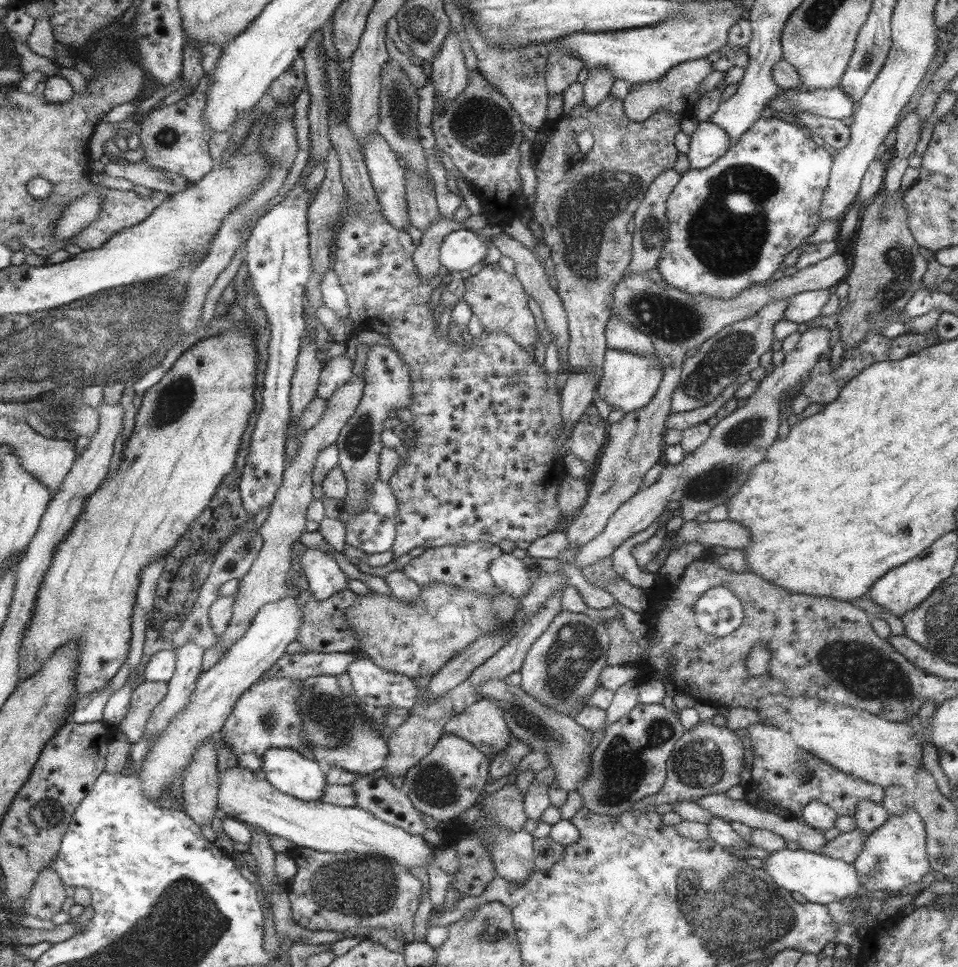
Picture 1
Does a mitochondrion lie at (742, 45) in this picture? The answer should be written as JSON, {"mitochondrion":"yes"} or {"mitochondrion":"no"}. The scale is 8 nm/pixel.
{"mitochondrion":"no"}

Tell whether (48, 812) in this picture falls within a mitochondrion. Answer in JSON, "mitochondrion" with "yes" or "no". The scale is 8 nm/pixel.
{"mitochondrion":"yes"}

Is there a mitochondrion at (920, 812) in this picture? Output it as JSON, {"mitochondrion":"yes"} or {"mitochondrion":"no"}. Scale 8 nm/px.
{"mitochondrion":"no"}

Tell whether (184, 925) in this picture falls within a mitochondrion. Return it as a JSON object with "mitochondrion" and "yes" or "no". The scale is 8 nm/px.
{"mitochondrion":"yes"}

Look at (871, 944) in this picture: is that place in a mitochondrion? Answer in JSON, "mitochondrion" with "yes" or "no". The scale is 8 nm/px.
{"mitochondrion":"no"}

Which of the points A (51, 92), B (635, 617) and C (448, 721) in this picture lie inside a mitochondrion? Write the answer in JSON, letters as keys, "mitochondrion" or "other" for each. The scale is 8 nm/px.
{"A":"other","B":"other","C":"other"}

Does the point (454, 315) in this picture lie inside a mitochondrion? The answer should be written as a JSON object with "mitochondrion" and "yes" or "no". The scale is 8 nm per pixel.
{"mitochondrion":"no"}

